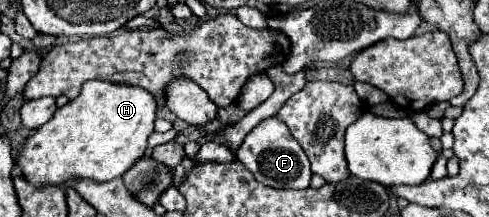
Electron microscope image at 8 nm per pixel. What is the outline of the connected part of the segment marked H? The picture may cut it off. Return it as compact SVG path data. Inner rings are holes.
M105 80L85 82L81 94L57 108L53 118L29 136L17 160L21 174L35 186L89 178L107 182L123 176L147 150L147 138L157 120L157 100L141 86Z

